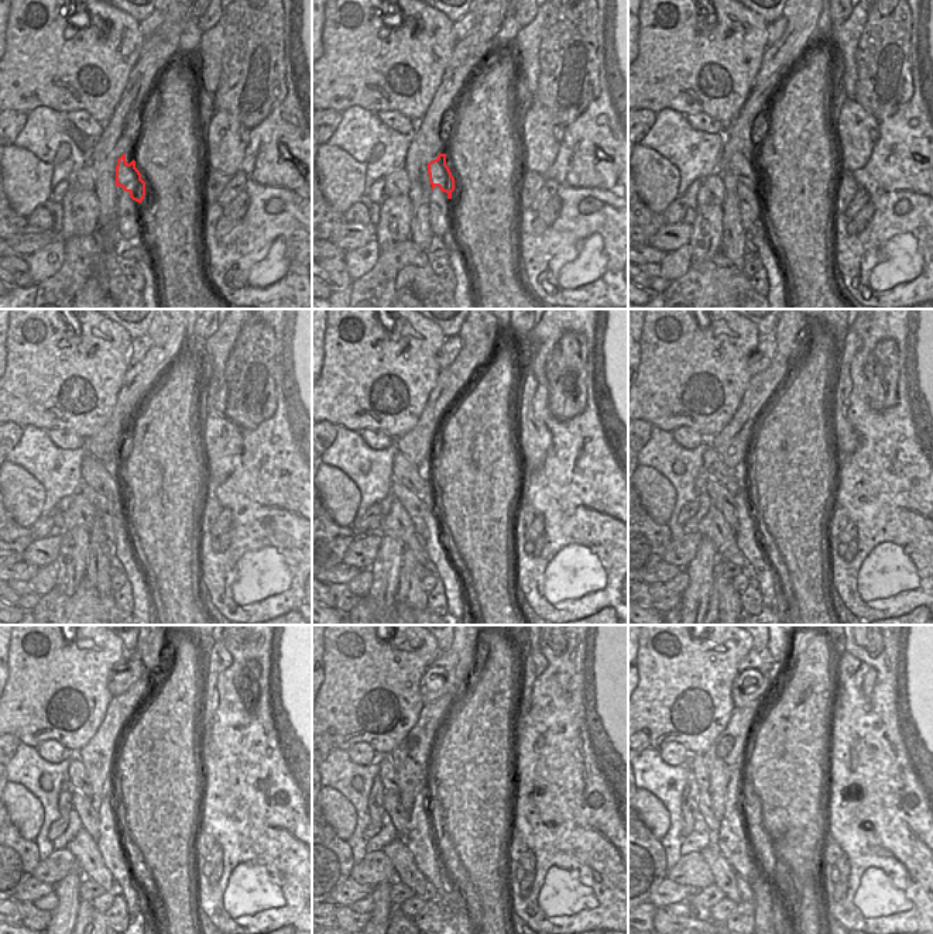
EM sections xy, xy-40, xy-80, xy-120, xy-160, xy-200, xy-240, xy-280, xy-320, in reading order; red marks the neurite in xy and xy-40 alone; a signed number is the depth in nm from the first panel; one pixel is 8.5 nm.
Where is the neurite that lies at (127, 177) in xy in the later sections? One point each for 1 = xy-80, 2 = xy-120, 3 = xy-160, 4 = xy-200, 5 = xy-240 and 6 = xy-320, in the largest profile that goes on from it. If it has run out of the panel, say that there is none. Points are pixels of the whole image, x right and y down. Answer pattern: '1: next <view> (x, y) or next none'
1: next xy-80 (748, 172)
2: next xy-120 (93, 473)
3: next xy-160 (404, 471)
4: next xy-200 (713, 466)
5: next xy-240 (76, 775)
6: next xy-320 (695, 762)

